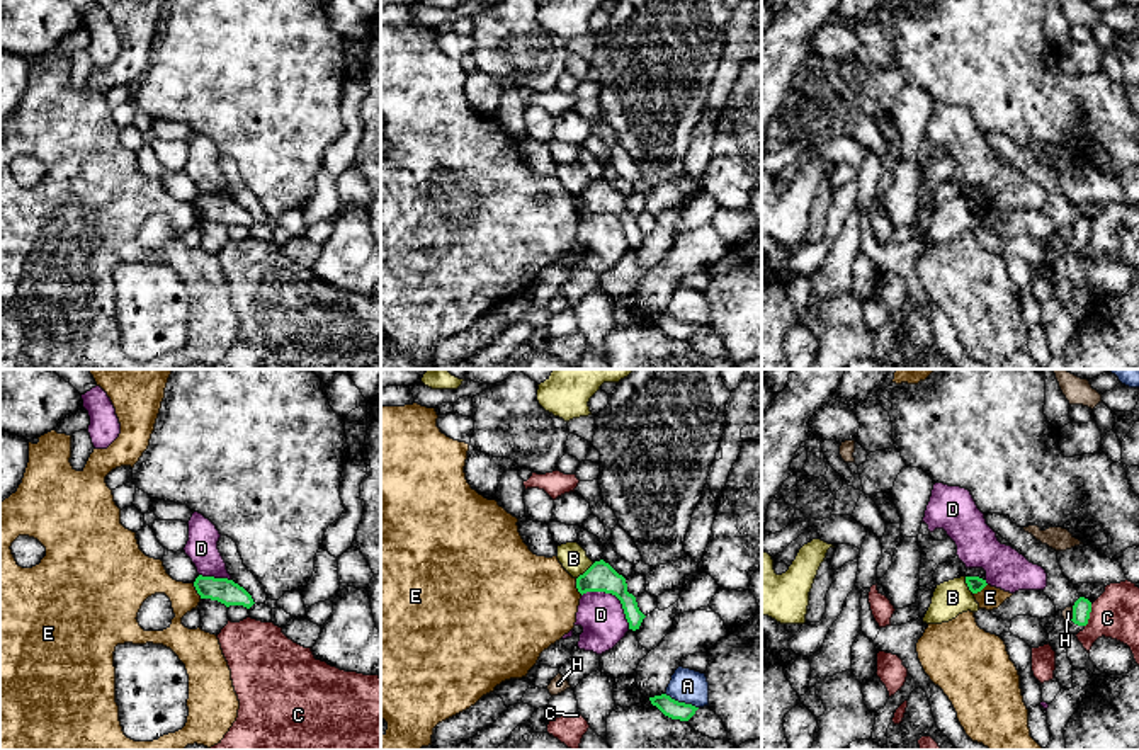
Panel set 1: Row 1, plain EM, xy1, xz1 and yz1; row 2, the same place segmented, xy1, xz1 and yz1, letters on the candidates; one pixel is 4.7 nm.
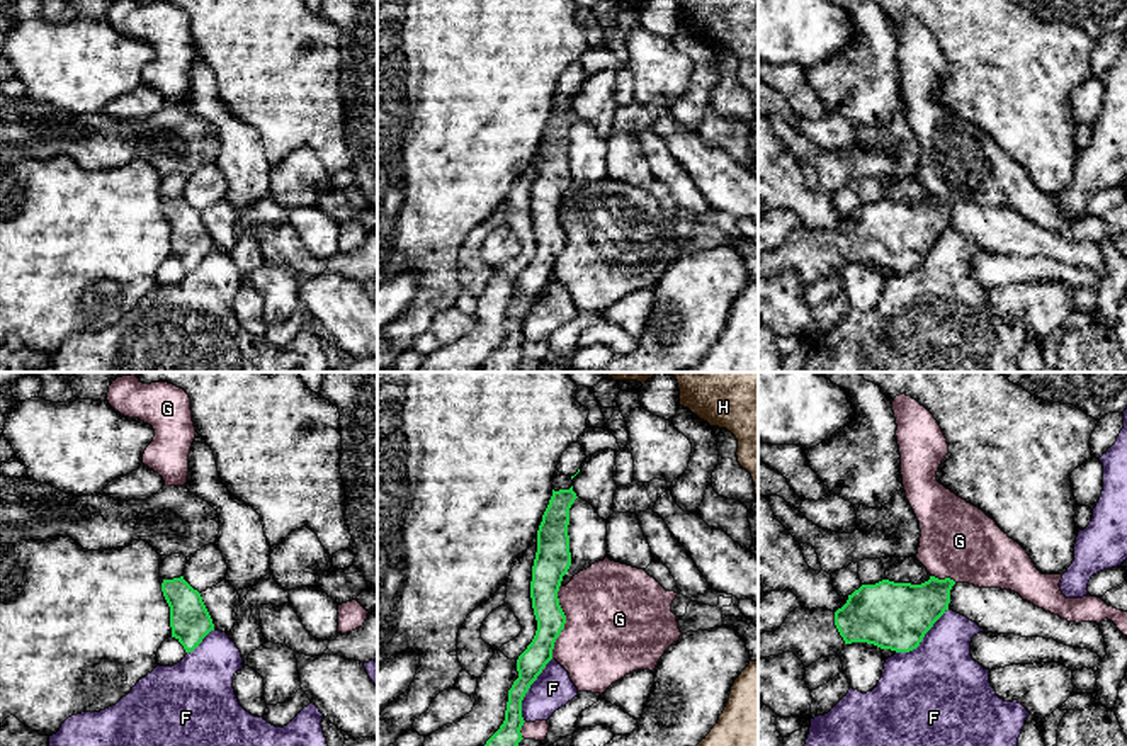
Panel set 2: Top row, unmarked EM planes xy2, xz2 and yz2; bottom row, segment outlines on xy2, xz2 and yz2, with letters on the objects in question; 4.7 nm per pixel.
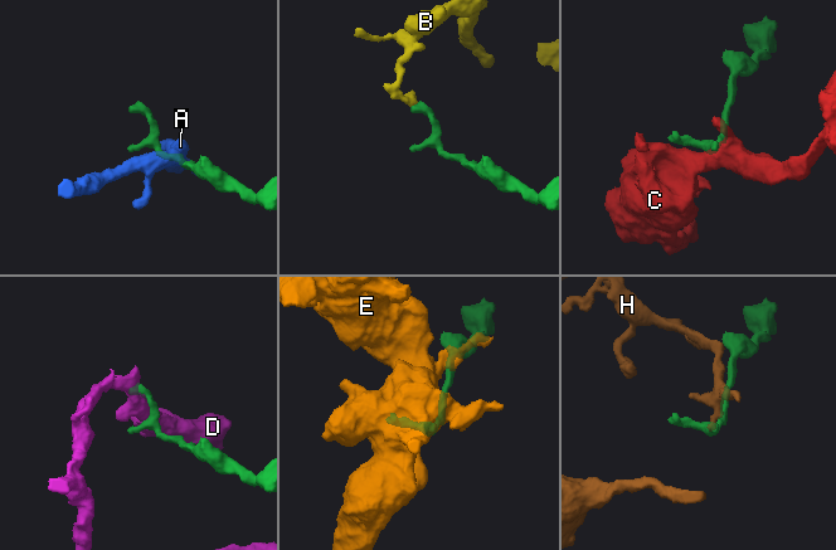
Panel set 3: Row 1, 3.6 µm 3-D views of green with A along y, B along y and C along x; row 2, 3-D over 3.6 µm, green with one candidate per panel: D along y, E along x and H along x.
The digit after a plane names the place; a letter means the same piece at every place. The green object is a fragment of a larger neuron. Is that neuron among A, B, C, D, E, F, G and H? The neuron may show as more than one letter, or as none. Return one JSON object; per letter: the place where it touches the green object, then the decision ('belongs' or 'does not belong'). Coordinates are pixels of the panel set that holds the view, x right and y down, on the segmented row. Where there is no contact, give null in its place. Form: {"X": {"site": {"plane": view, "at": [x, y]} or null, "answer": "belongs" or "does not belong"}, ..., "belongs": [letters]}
{"A": {"site": {"plane": "xz1", "at": [682, 703]}, "answer": "does not belong"}, "B": {"site": {"plane": "xz1", "at": [587, 570]}, "answer": "does not belong"}, "C": {"site": {"plane": "yz1", "at": [1088, 616]}, "answer": "does not belong"}, "D": {"site": {"plane": "xz1", "at": [614, 594]}, "answer": "does not belong"}, "E": {"site": {"plane": "xz1", "at": [577, 587]}, "answer": "does not belong"}, "F": {"site": {"plane": "xz2", "at": [527, 690]}, "answer": "does not belong"}, "G": {"site": {"plane": "xz2", "at": [565, 622]}, "answer": "does not belong"}, "H": {"site": {"plane": "yz1", "at": [1073, 613]}, "answer": "does not belong"}, "belongs": []}

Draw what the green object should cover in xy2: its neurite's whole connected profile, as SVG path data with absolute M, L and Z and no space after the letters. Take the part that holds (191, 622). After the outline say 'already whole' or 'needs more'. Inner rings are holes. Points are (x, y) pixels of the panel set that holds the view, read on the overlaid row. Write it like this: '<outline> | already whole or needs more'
M184 576L163 579L161 591L170 607L172 637L184 646L185 653L192 653L214 630L202 596Z | already whole

